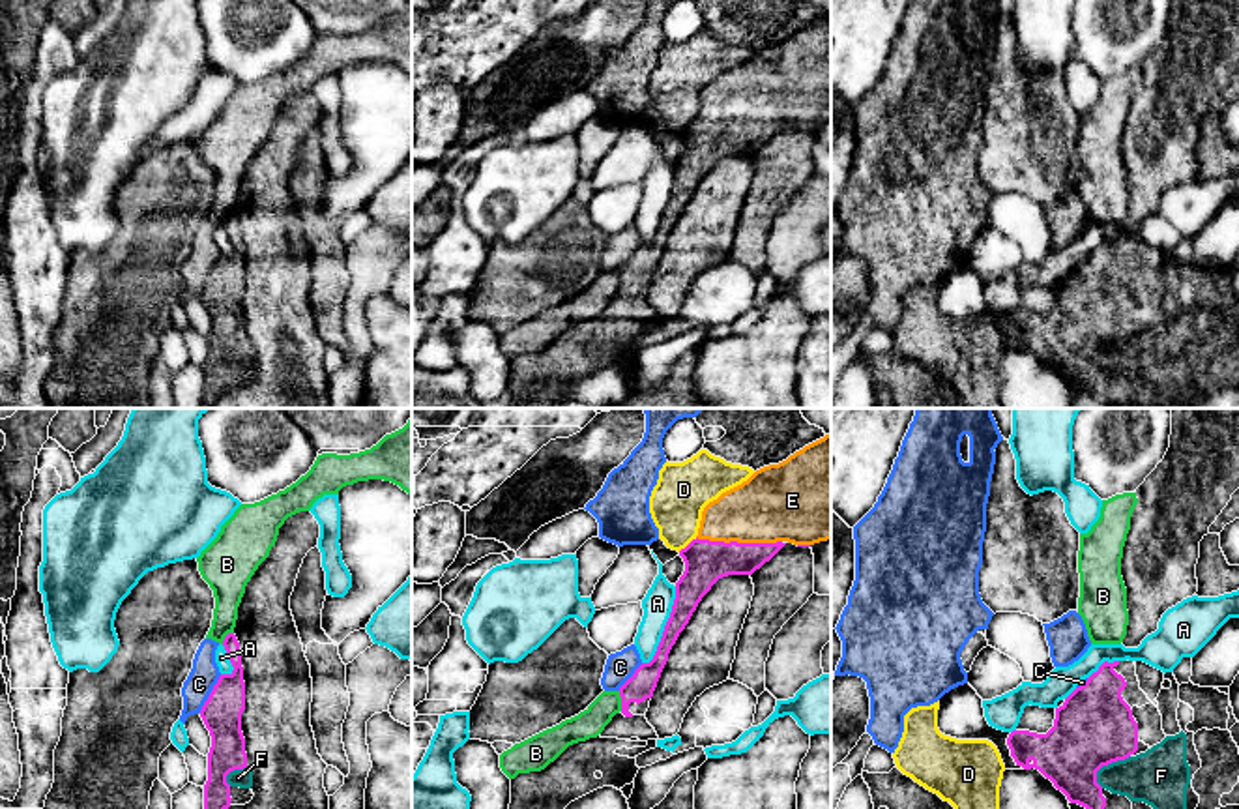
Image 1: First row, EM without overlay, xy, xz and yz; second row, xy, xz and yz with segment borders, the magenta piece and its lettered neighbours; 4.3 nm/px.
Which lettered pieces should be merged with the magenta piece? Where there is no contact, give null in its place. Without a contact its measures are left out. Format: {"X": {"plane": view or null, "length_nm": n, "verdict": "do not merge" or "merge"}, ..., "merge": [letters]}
{"A": {"plane": "xz", "length_nm": 360, "verdict": "do not merge"}, "B": {"plane": "xz", "length_nm": 90, "verdict": "do not merge"}, "C": {"plane": "xy", "length_nm": 190, "verdict": "do not merge"}, "D": {"plane": "xz", "length_nm": 110, "verdict": "do not merge"}, "E": {"plane": "xz", "length_nm": 360, "verdict": "merge"}, "F": {"plane": "yz", "length_nm": 190, "verdict": "merge"}, "merge": ["E", "F"]}

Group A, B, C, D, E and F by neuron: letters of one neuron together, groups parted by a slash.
A / B / C / D / E F

